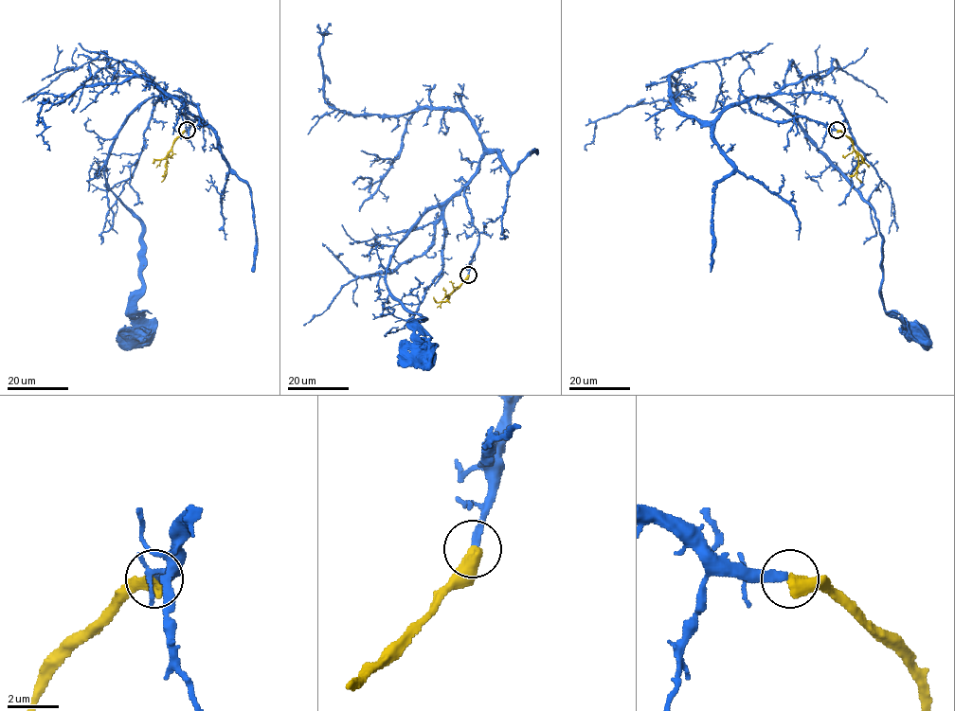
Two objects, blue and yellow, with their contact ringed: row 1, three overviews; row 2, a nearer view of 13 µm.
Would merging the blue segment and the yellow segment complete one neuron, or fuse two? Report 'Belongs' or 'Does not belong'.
Belongs

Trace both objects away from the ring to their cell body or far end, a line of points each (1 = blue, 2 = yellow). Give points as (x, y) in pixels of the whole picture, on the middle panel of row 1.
1: (467, 275), (478, 231), (463, 187), (408, 230), (386, 277), (387, 290), (423, 317), (418, 341), (426, 356)
2: (467, 275), (442, 299)

